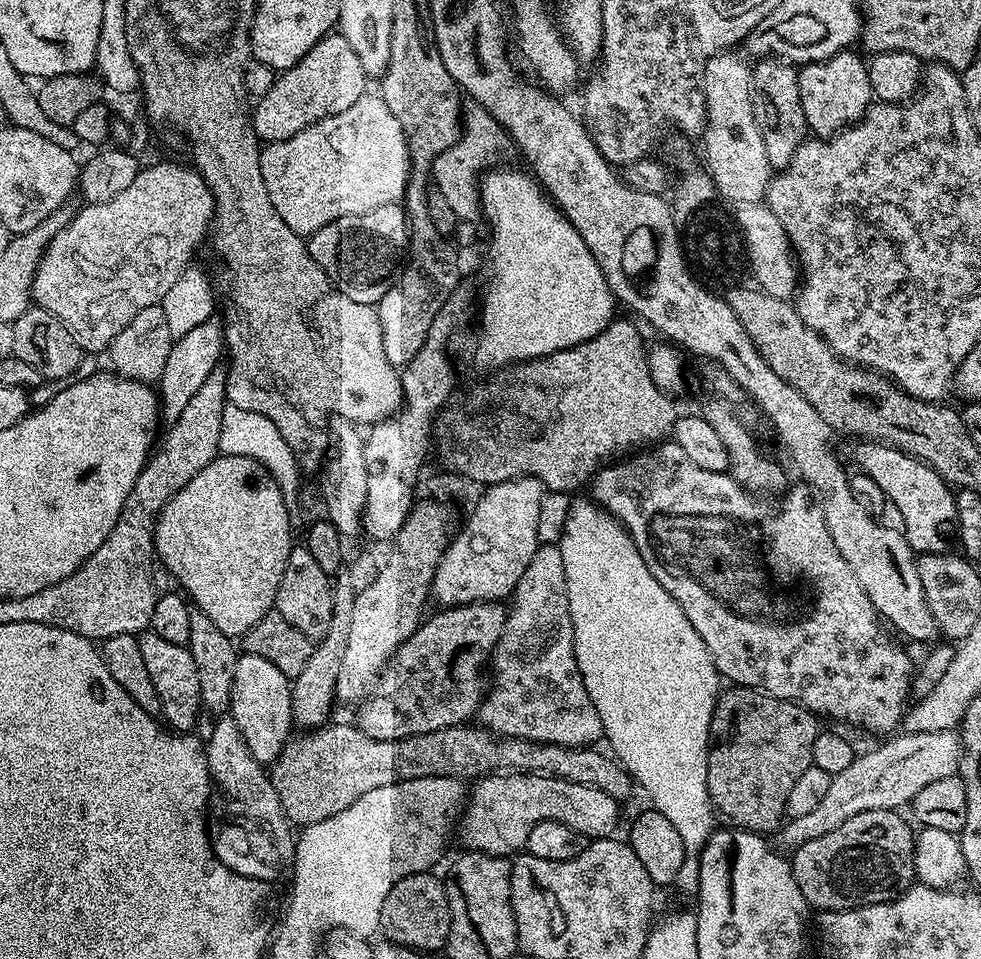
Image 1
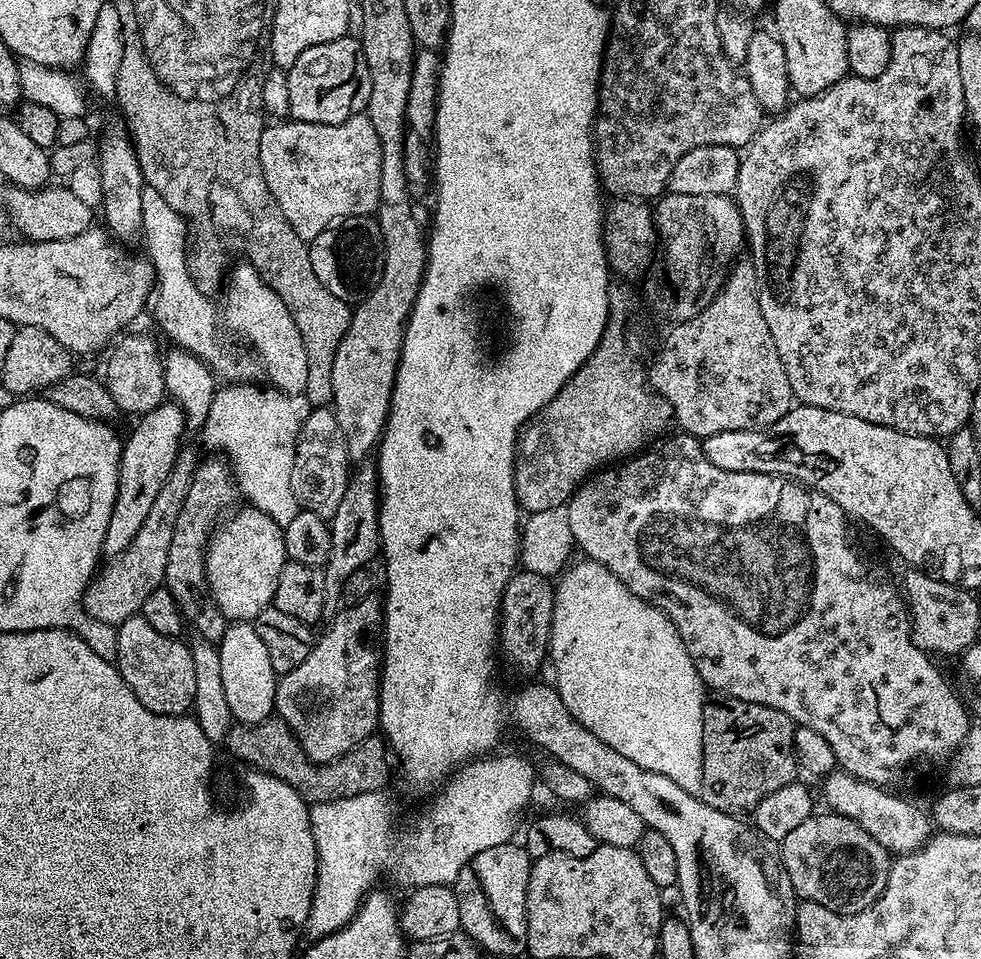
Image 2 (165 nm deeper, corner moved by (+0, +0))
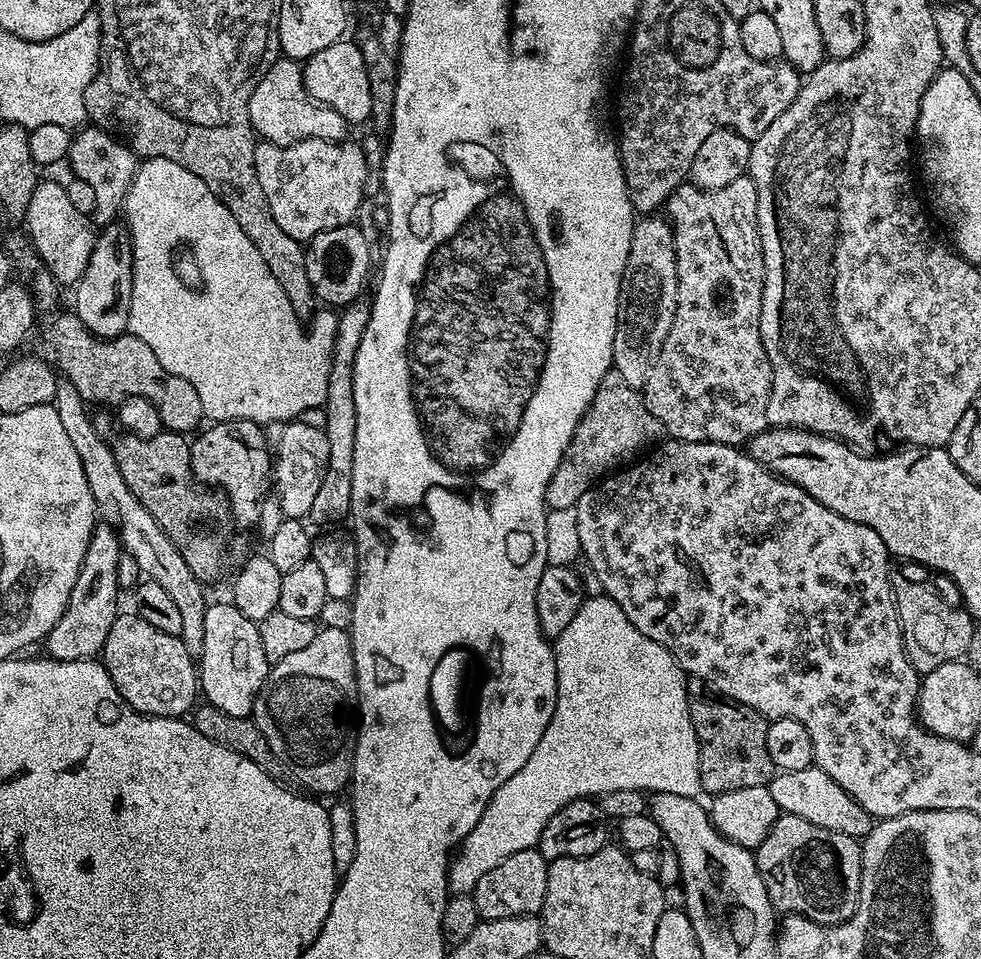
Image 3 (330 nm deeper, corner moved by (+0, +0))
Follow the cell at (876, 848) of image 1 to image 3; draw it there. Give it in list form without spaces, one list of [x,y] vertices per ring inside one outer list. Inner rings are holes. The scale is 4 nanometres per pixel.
[[[781,814],[754,852],[772,907],[777,913],[793,912],[819,924],[842,924],[849,920],[860,904],[861,847],[855,836],[814,826],[806,818]]]

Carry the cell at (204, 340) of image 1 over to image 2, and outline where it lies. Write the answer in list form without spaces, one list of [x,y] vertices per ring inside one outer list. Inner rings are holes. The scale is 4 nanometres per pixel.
[[[174,402],[159,404],[135,423],[120,449],[118,494],[114,498],[114,510],[110,510],[110,526],[106,526],[104,539],[103,555],[108,558],[120,556],[122,550],[134,542],[138,530],[142,530],[142,522],[146,522],[146,517],[150,515],[158,490],[162,490],[166,478],[170,478],[182,447],[180,438],[186,433],[184,412]]]

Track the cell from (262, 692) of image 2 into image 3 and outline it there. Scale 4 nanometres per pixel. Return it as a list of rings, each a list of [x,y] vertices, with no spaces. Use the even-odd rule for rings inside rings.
[[[231,602],[209,603],[204,619],[202,654],[198,657],[198,688],[203,699],[218,710],[226,710],[226,714],[251,717],[256,697],[263,693],[269,676],[270,665],[266,658],[266,650],[262,650],[262,638],[257,621],[246,618],[246,614],[242,614],[242,610],[238,610]]]

